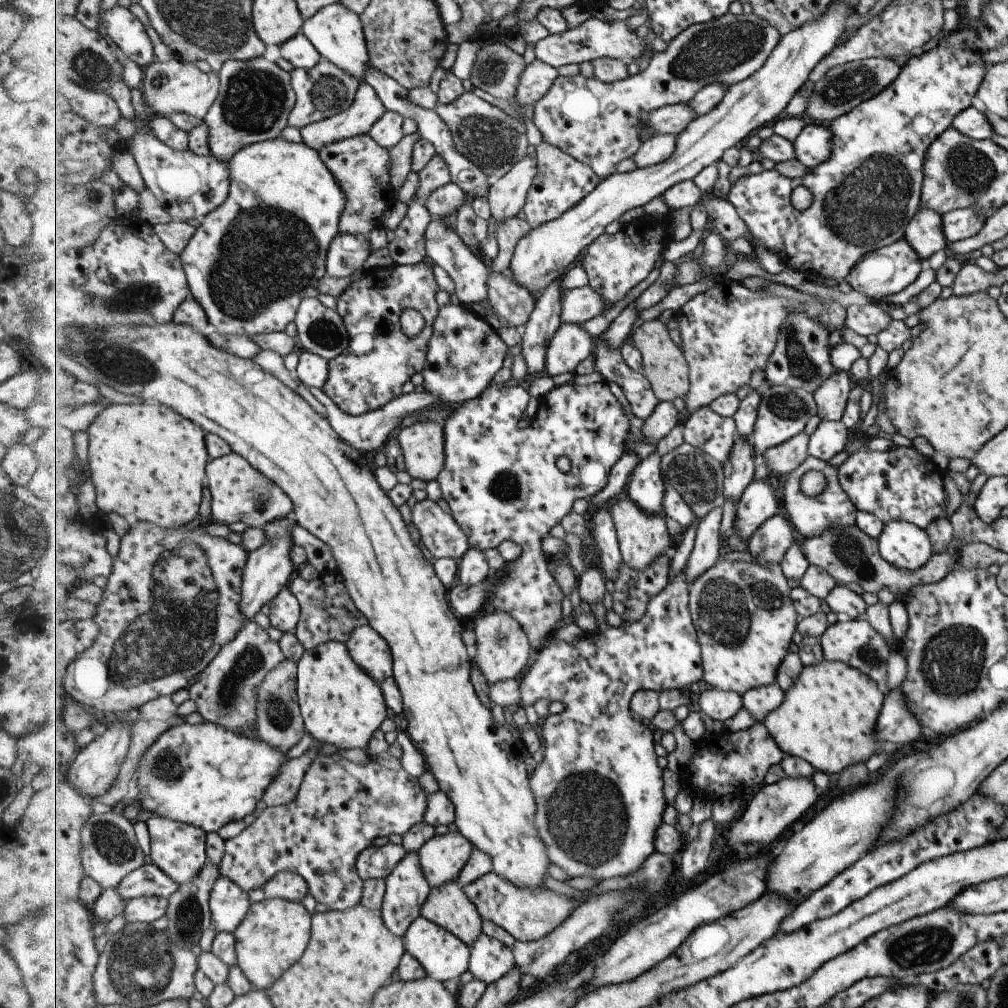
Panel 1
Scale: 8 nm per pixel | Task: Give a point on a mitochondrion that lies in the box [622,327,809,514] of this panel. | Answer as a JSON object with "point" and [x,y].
{"point":[690,473]}

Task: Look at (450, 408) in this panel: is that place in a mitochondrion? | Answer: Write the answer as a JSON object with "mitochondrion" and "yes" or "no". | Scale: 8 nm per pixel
{"mitochondrion":"no"}

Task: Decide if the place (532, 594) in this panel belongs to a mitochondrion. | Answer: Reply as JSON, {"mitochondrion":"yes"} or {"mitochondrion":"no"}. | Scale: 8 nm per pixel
{"mitochondrion":"no"}

